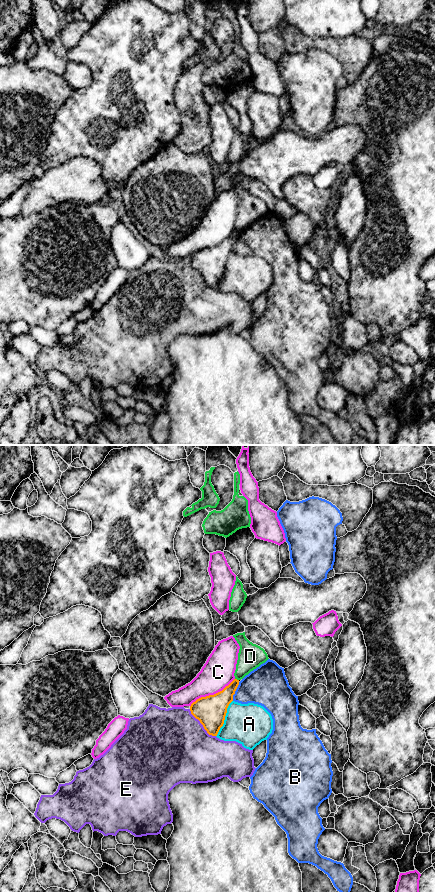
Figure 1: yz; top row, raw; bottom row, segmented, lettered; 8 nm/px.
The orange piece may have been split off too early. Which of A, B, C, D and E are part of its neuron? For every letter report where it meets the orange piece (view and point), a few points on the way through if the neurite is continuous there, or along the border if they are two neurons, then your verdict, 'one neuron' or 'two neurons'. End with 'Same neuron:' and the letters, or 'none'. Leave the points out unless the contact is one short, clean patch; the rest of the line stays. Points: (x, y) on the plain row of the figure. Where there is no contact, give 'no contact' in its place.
A: contact yz (224, 270); two neurons
B: contact yz (235, 242); two neurons
C: contact yz (211, 247); two neurons
D: contact yz (236, 231); border yz (235, 230), (238, 232); two neurons
E: contact yz (202, 276); two neurons
Same neuron: none

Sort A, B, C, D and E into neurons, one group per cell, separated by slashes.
A / B / C / D / E

